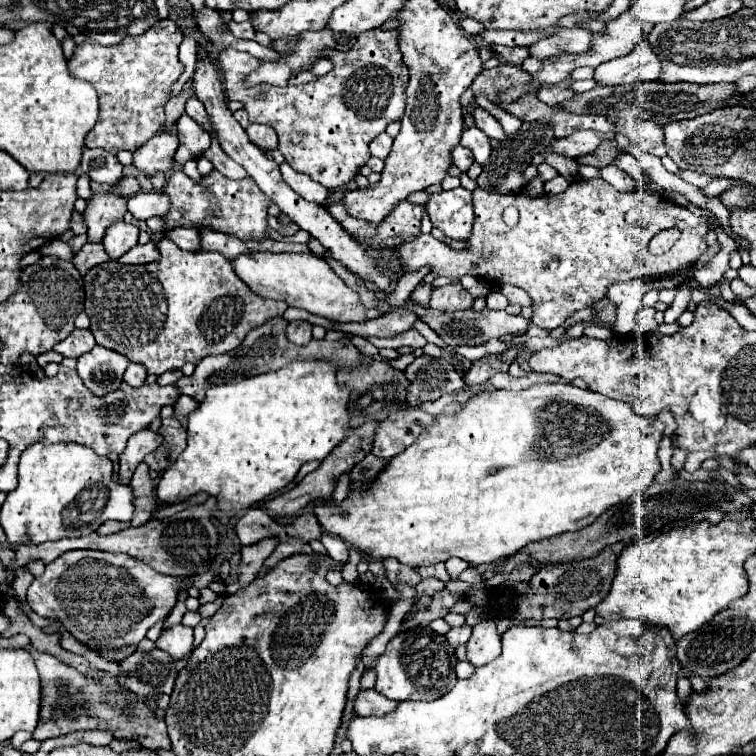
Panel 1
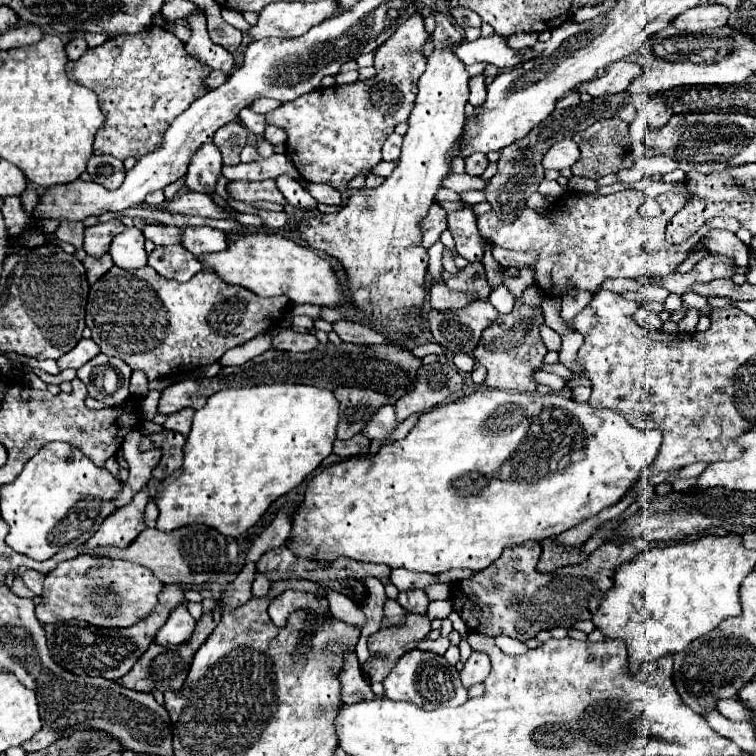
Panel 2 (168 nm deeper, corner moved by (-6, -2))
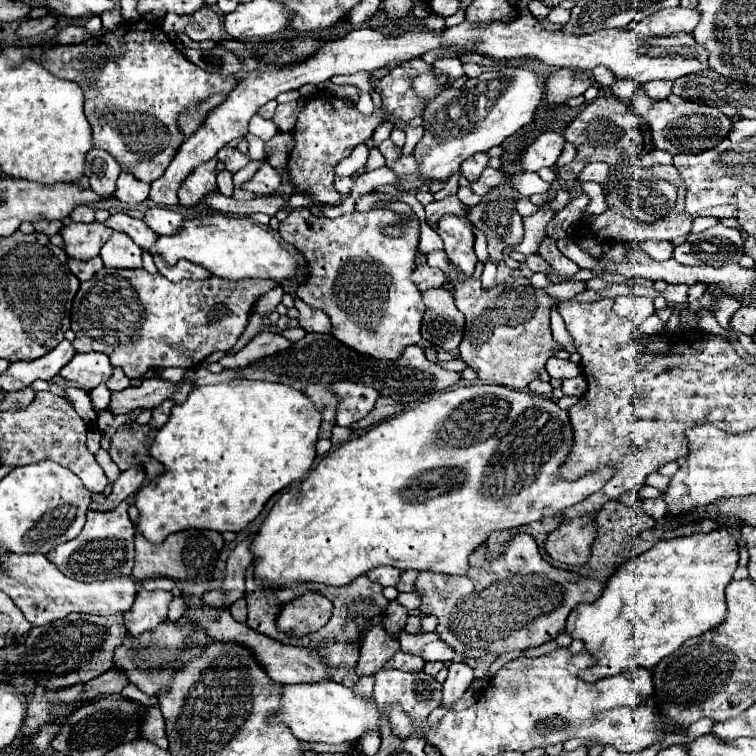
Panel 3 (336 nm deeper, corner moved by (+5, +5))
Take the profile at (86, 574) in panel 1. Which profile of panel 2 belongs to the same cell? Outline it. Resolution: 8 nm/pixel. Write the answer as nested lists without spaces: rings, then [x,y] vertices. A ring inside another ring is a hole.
[[[79,555],[71,561],[59,563],[47,573],[41,603],[35,607],[35,615],[41,623],[83,619],[95,627],[131,627],[139,623],[139,619],[151,615],[159,603],[161,591],[163,583],[143,565],[123,559]]]

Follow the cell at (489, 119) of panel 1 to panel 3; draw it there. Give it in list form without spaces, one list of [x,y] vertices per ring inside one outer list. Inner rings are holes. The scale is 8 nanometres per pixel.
[[[448,56],[448,58],[436,58],[434,66],[436,66],[436,68],[440,68],[444,74],[448,74],[452,80],[456,80],[456,78],[464,76],[462,62],[460,62],[460,58],[456,58],[456,56]]]

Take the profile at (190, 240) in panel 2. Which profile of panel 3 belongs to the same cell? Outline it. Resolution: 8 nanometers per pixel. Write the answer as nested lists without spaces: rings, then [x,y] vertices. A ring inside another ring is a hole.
[[[148,206],[146,212],[144,212],[144,218],[142,218],[148,228],[152,228],[156,234],[162,234],[162,236],[170,236],[170,234],[176,234],[178,228],[182,226],[184,222],[184,216],[176,210],[170,210],[170,208],[162,208],[162,206]]]

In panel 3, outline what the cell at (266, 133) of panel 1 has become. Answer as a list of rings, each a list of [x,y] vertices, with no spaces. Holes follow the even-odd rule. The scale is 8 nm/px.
[[[298,98],[294,102],[286,102],[286,104],[278,104],[272,122],[278,126],[280,132],[288,132],[288,130],[294,128],[296,116],[300,114],[302,106],[304,106],[304,98]]]

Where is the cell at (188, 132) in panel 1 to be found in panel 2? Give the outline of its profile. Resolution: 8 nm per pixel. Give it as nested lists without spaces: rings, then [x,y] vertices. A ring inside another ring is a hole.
[[[213,143],[199,147],[199,151],[191,159],[187,175],[185,175],[185,183],[187,183],[189,191],[207,193],[207,191],[215,189],[217,177],[221,175],[221,167],[223,167],[223,163],[221,163],[219,149]]]

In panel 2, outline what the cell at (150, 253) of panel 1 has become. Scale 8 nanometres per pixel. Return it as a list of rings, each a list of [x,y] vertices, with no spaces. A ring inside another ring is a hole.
[[[181,245],[155,247],[147,257],[147,265],[159,275],[175,281],[189,281],[203,267],[201,261]]]

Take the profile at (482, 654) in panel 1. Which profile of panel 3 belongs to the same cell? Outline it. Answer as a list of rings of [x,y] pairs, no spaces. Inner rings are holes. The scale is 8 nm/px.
[[[462,662],[450,664],[448,666],[448,678],[442,686],[442,704],[454,706],[454,702],[462,698],[462,694],[472,684],[472,680],[474,680],[474,672],[470,666],[466,666]]]

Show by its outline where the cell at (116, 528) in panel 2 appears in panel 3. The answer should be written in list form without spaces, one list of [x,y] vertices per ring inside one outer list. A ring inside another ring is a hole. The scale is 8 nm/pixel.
[[[122,502],[110,512],[88,512],[86,524],[76,540],[70,540],[68,544],[60,544],[48,552],[48,560],[60,568],[66,576],[76,576],[76,580],[110,580],[116,576],[132,576],[134,568],[134,524],[128,518],[128,504]]]

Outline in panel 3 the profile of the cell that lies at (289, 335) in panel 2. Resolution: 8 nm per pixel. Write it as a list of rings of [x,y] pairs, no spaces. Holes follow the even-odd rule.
[[[262,332],[258,334],[248,346],[244,346],[240,352],[236,354],[228,354],[220,360],[220,364],[224,368],[246,368],[258,360],[262,360],[264,356],[270,356],[270,354],[276,354],[276,352],[282,352],[290,346],[290,342],[280,336],[280,334],[272,334],[272,332]]]

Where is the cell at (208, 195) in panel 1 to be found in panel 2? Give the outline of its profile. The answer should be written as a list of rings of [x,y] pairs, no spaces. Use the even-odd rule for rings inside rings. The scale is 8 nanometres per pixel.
[[[273,179],[265,181],[231,181],[227,183],[229,197],[253,205],[255,201],[273,201],[273,203],[287,203],[285,197],[275,187]]]

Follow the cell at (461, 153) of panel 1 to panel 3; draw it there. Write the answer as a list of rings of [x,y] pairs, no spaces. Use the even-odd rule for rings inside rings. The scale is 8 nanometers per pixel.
[[[476,154],[476,156],[470,156],[468,160],[462,162],[462,168],[460,168],[460,174],[468,180],[468,182],[476,182],[480,178],[480,174],[484,172],[484,168],[488,166],[490,162],[490,156],[488,154]]]

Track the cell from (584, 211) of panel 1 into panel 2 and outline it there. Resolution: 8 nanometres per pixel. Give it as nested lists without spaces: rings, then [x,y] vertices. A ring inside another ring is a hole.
[[[674,187],[660,194],[656,201],[663,213],[658,219],[645,219],[641,215],[641,205],[645,193],[639,189],[619,191],[611,195],[597,193],[565,193],[563,199],[551,209],[537,213],[525,207],[513,223],[505,223],[495,215],[493,209],[479,215],[478,230],[491,245],[499,245],[511,251],[533,251],[537,255],[535,285],[553,297],[565,297],[569,291],[589,291],[597,293],[605,279],[609,277],[665,277],[677,271],[677,267],[687,259],[691,247],[699,237],[705,237],[711,229],[737,231],[741,225],[731,217],[709,219],[699,231],[681,245],[671,245],[665,241],[665,227],[672,217],[687,203],[685,187]]]

